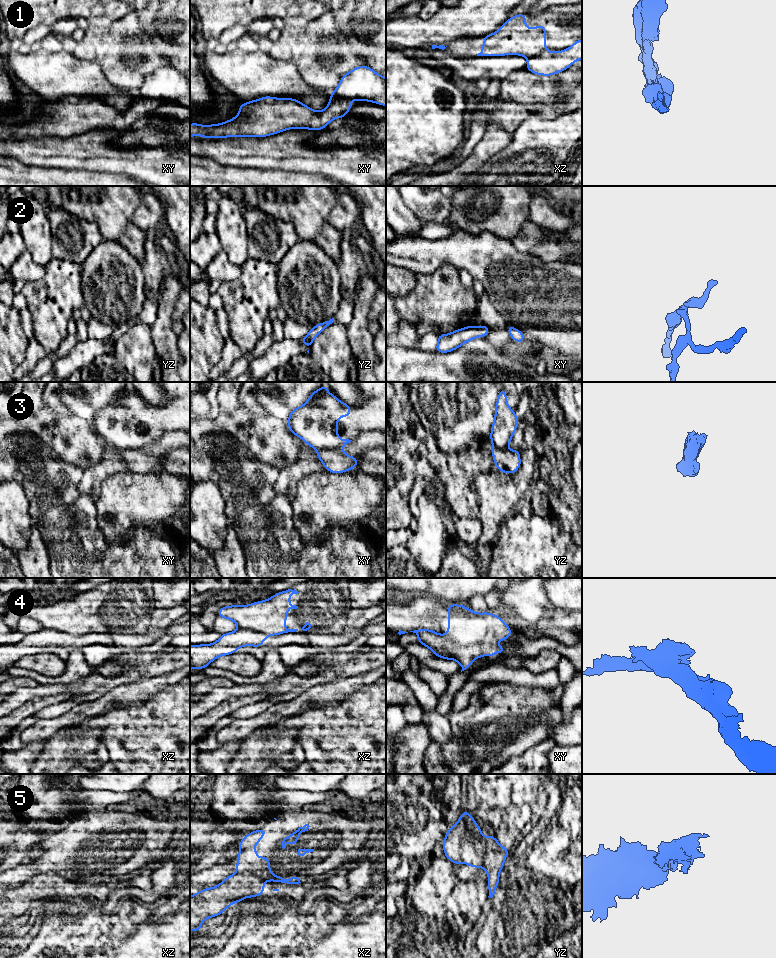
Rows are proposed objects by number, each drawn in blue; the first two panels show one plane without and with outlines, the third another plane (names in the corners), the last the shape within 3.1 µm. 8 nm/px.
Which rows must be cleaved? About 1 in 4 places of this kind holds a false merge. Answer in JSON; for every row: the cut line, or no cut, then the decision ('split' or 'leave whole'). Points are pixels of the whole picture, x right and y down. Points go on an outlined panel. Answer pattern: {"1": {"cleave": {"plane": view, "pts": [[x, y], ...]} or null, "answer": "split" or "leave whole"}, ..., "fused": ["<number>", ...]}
{"1": {"cleave": {"plane": "xy", "pts": [[331, 93], [346, 98], [349, 101]]}, "answer": "split"}, "2": {"cleave": null, "answer": "leave whole"}, "3": {"cleave": {"plane": "xy", "pts": [[341, 447], [318, 450]]}, "answer": "split"}, "4": {"cleave": {"plane": "xz", "pts": [[239, 628], [257, 630], [268, 635]]}, "answer": "split"}, "5": {"cleave": {"plane": "xz", "pts": [[237, 872], [251, 872], [265, 880]]}, "answer": "split"}, "fused": ["1", "3", "4", "5"]}

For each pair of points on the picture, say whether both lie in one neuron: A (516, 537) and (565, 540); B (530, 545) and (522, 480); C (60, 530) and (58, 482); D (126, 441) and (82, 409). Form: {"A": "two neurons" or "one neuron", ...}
{"A": "one neuron", "B": "two neurons", "C": "one neuron", "D": "two neurons"}

